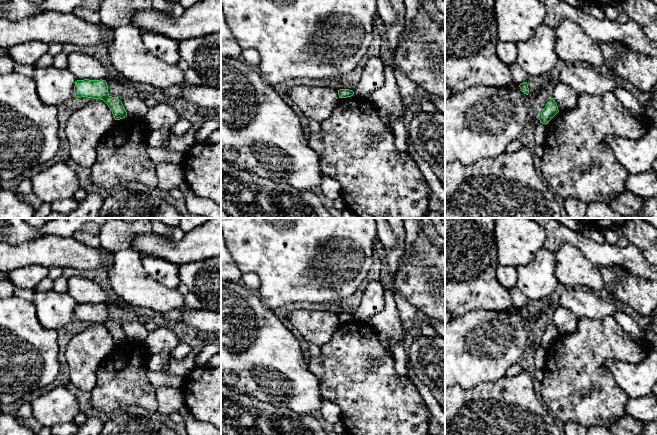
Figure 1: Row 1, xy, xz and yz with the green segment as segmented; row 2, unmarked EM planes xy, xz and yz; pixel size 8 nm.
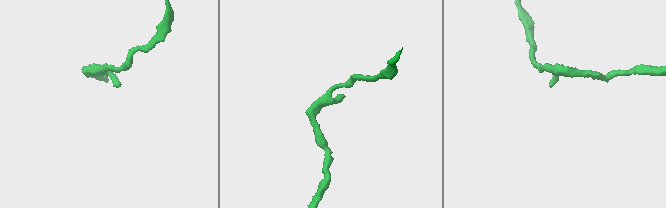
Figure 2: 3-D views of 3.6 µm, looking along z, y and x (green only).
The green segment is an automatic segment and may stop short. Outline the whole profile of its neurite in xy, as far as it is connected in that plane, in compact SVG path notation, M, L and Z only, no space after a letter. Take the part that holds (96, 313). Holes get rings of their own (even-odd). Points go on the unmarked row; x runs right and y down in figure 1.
M77 304L74 310L74 318L79 322L87 321L103 324L112 335L115 344L120 344L127 340L122 326L109 319L108 309L105 304Z

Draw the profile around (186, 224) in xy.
M180 218L179 227L184 233L191 231L192 229L204 224L210 218Z

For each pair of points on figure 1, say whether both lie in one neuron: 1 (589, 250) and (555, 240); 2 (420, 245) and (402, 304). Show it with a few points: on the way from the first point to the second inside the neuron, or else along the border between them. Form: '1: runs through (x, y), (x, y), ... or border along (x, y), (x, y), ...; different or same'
1: runs through (581, 242), (577, 239), (563, 239); same
2: border along (394, 277), (397, 290), (418, 309); different

